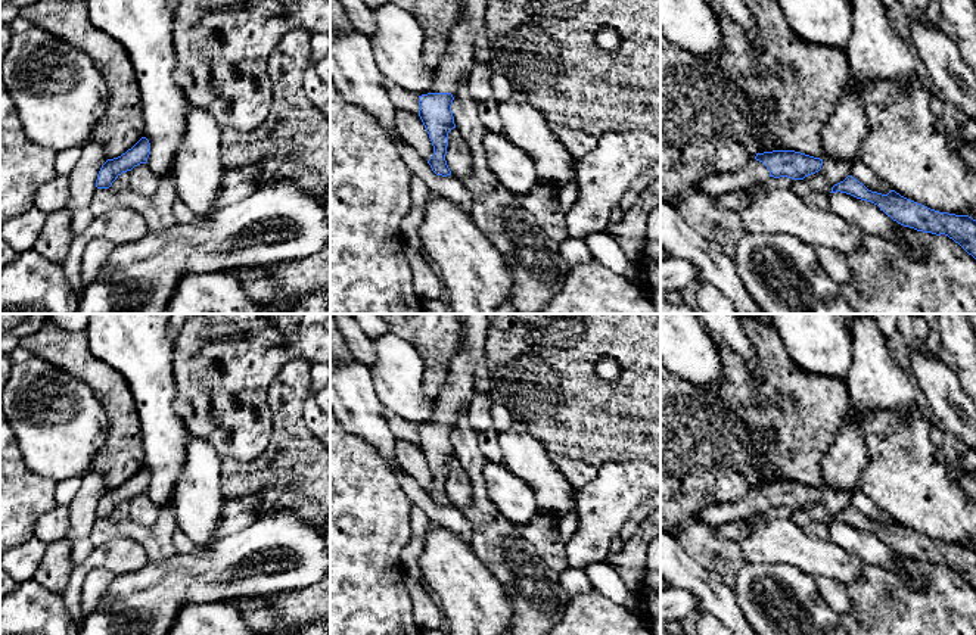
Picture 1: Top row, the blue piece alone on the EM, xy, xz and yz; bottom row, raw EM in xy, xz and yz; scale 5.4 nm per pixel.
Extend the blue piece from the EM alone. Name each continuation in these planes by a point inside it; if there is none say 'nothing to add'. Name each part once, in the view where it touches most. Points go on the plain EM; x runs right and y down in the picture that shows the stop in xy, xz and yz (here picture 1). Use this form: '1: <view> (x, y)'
1: yz (755, 501)

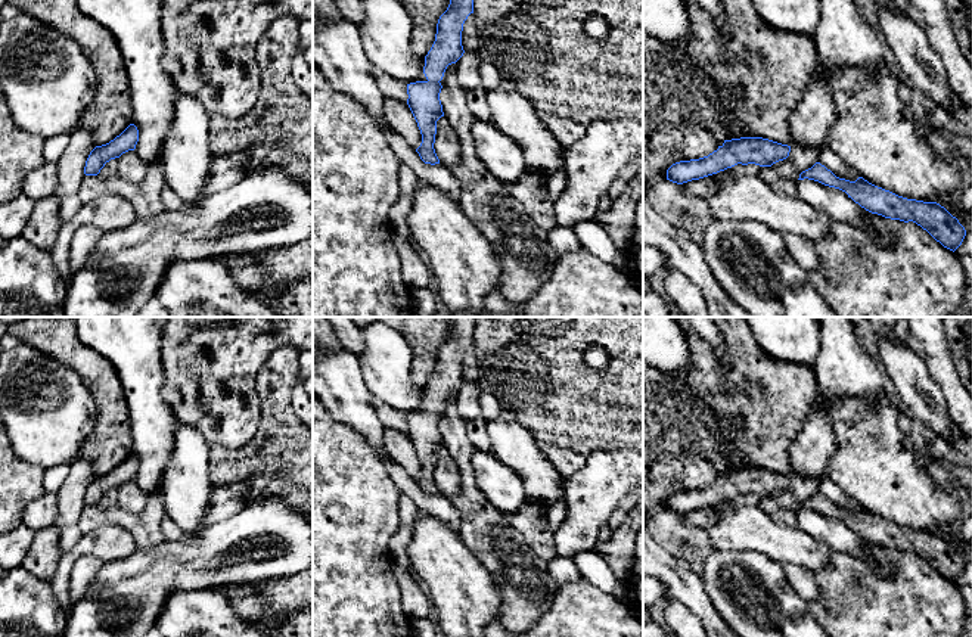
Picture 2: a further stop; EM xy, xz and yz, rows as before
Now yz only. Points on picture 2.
nothing to add

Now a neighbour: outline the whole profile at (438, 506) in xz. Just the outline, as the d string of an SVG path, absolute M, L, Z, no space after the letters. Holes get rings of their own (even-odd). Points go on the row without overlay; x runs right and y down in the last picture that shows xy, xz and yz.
M386 450L379 454L386 472L400 491L406 492L419 507L419 510L438 518L450 529L460 531L460 513L456 506L442 494L425 494L416 479L406 473L404 467L389 457Z

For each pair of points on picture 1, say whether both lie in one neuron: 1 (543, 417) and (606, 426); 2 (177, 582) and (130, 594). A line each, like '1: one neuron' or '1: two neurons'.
1: one neuron
2: one neuron

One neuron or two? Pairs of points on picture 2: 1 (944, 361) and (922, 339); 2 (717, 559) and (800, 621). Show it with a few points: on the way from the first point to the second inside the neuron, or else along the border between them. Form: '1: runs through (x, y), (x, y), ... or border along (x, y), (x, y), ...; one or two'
1: runs through (938, 356), (928, 345); one
2: runs through (738, 580), (779, 621); one

